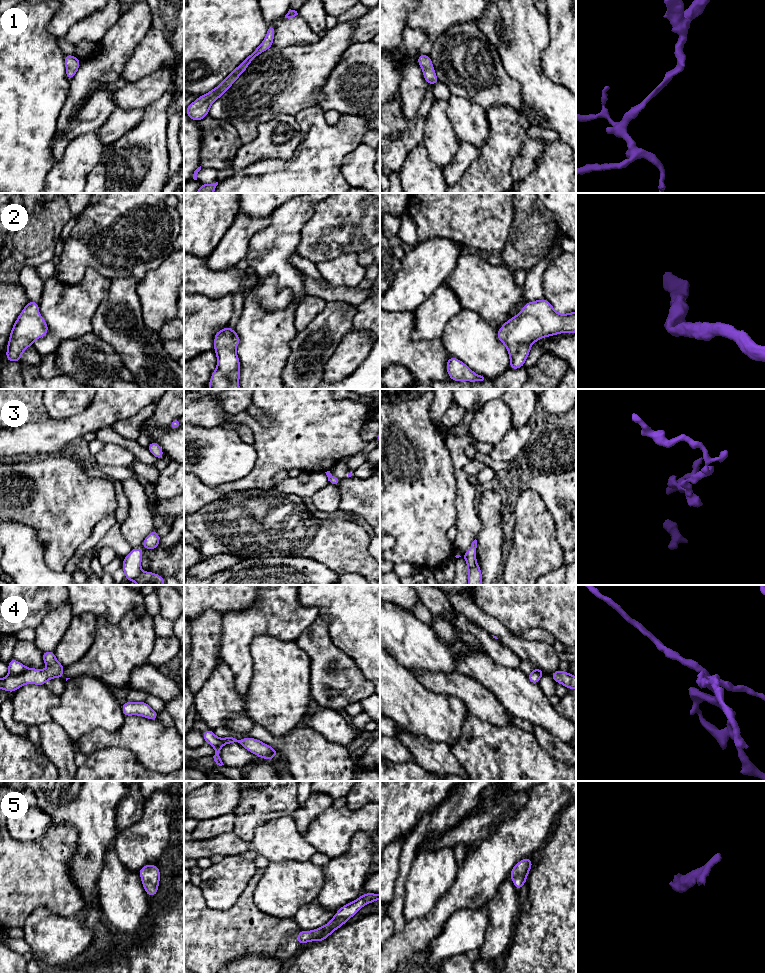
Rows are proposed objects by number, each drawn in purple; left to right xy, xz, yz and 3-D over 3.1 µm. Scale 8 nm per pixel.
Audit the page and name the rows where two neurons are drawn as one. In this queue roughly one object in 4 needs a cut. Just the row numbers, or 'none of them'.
4

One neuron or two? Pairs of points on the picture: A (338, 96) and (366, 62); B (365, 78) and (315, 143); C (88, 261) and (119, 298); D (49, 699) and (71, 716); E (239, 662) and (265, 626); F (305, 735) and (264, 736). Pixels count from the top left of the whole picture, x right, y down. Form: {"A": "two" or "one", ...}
{"A": "one", "B": "two", "C": "two", "D": "two", "E": "one", "F": "one"}

